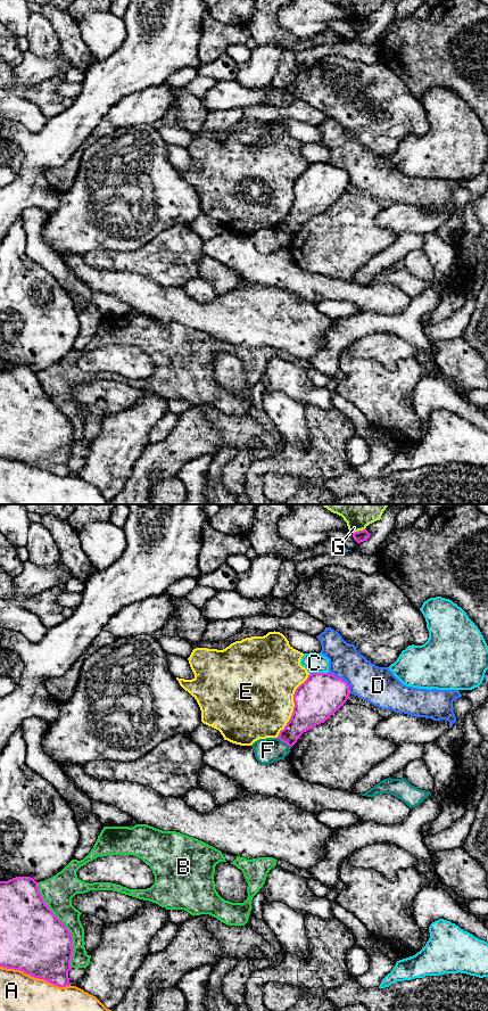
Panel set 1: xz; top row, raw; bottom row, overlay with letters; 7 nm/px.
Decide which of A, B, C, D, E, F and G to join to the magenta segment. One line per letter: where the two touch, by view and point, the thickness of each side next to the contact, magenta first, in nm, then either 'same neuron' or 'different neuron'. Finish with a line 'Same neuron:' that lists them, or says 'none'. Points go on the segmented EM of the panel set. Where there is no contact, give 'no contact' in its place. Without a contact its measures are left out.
A: xz (35, 977) | 460/280 nm | different neuron
B: xz (64, 925) | 460/220 nm | different neuron
C: xz (319, 673) | 300/140 nm | different neuron
D: xz (342, 680) | 300/260 nm | different neuron
E: xz (295, 706) | 300/480 nm | different neuron
F: xz (283, 741) | 200/180 nm | different neuron
G: xz (358, 531) | 80/300 nm | different neuron
Same neuron: none

